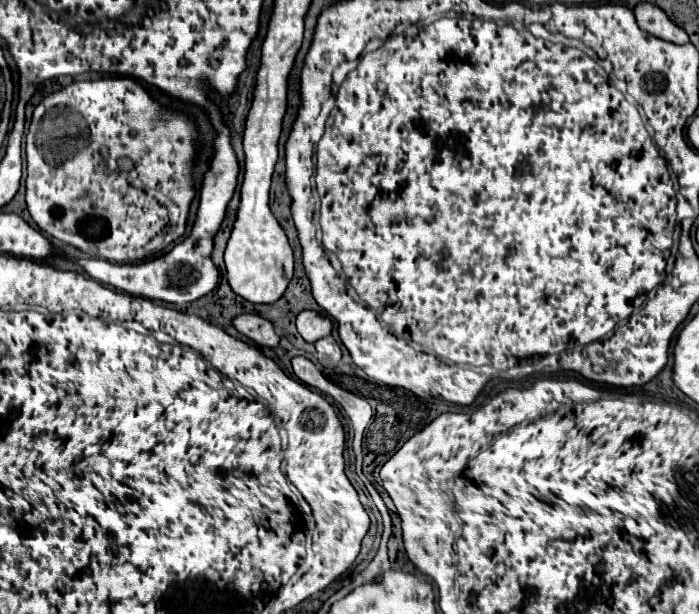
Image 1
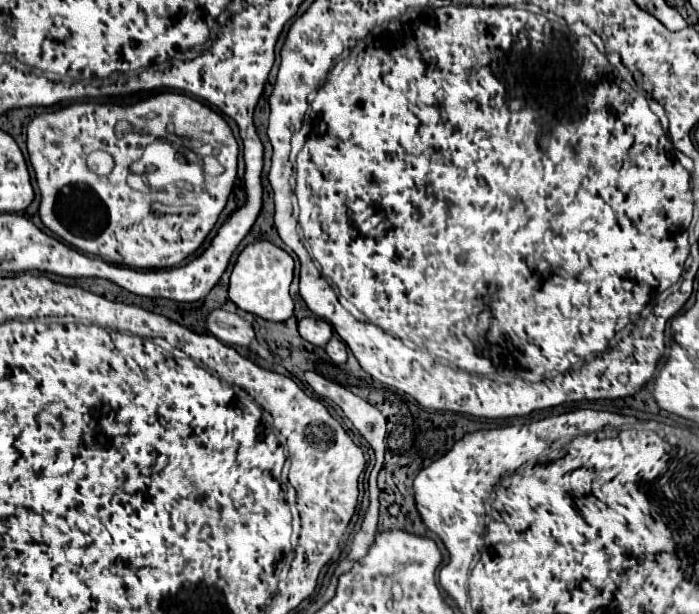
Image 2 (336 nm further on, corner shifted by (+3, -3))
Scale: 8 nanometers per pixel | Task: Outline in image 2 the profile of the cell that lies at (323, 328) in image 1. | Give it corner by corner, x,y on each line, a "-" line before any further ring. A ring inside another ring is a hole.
305,317
299,321
299,333
305,341
323,347
333,337
333,327
325,319

